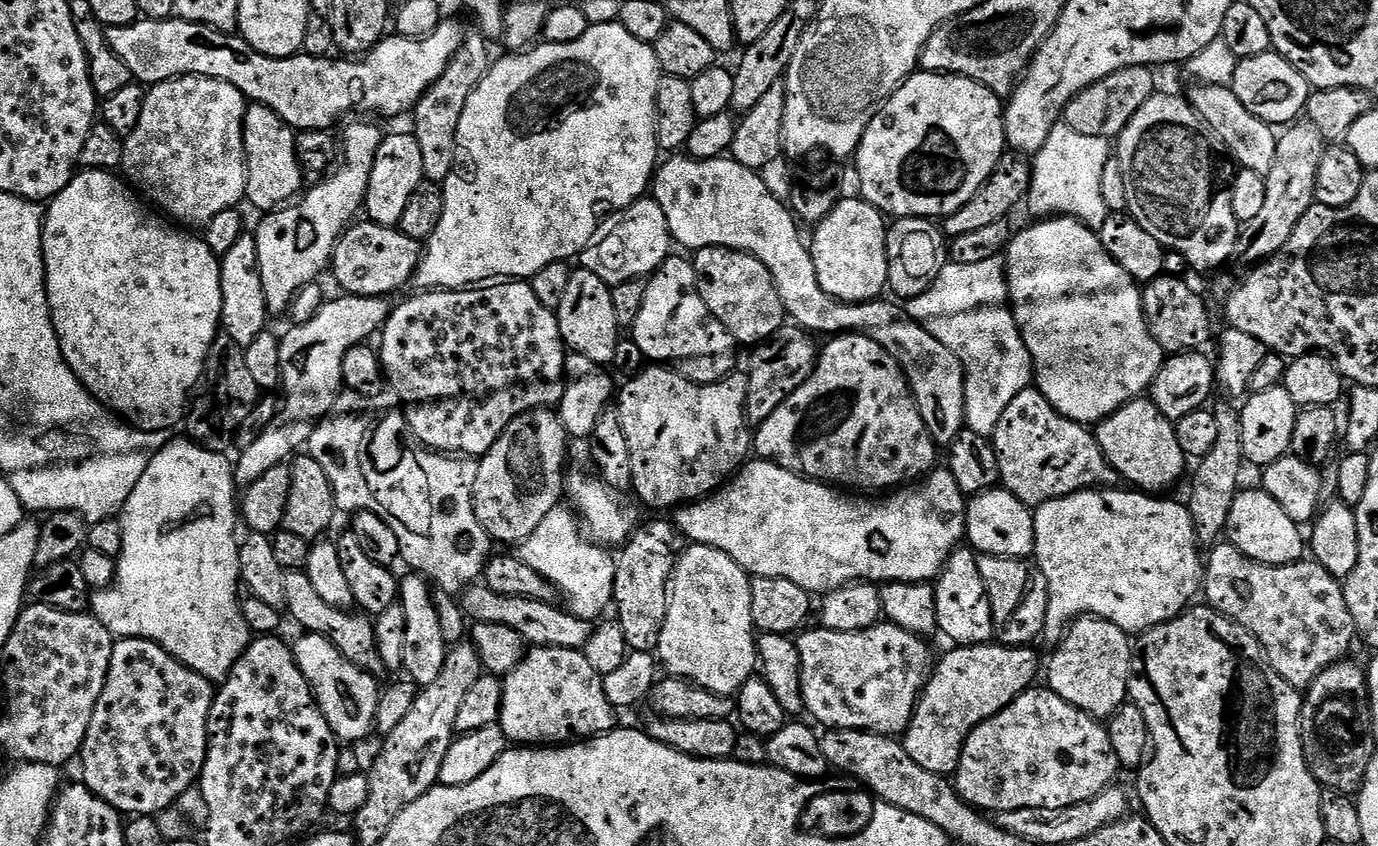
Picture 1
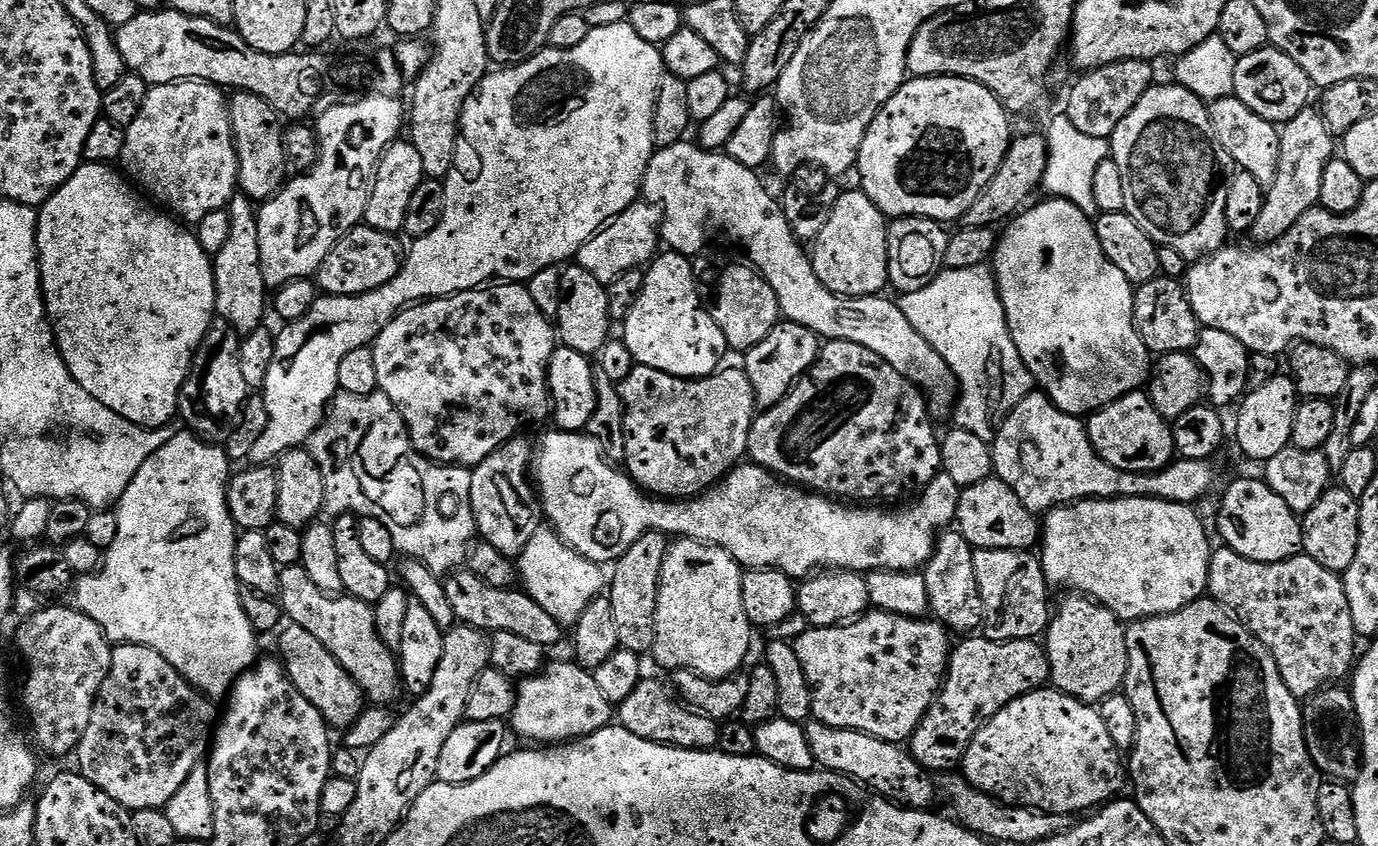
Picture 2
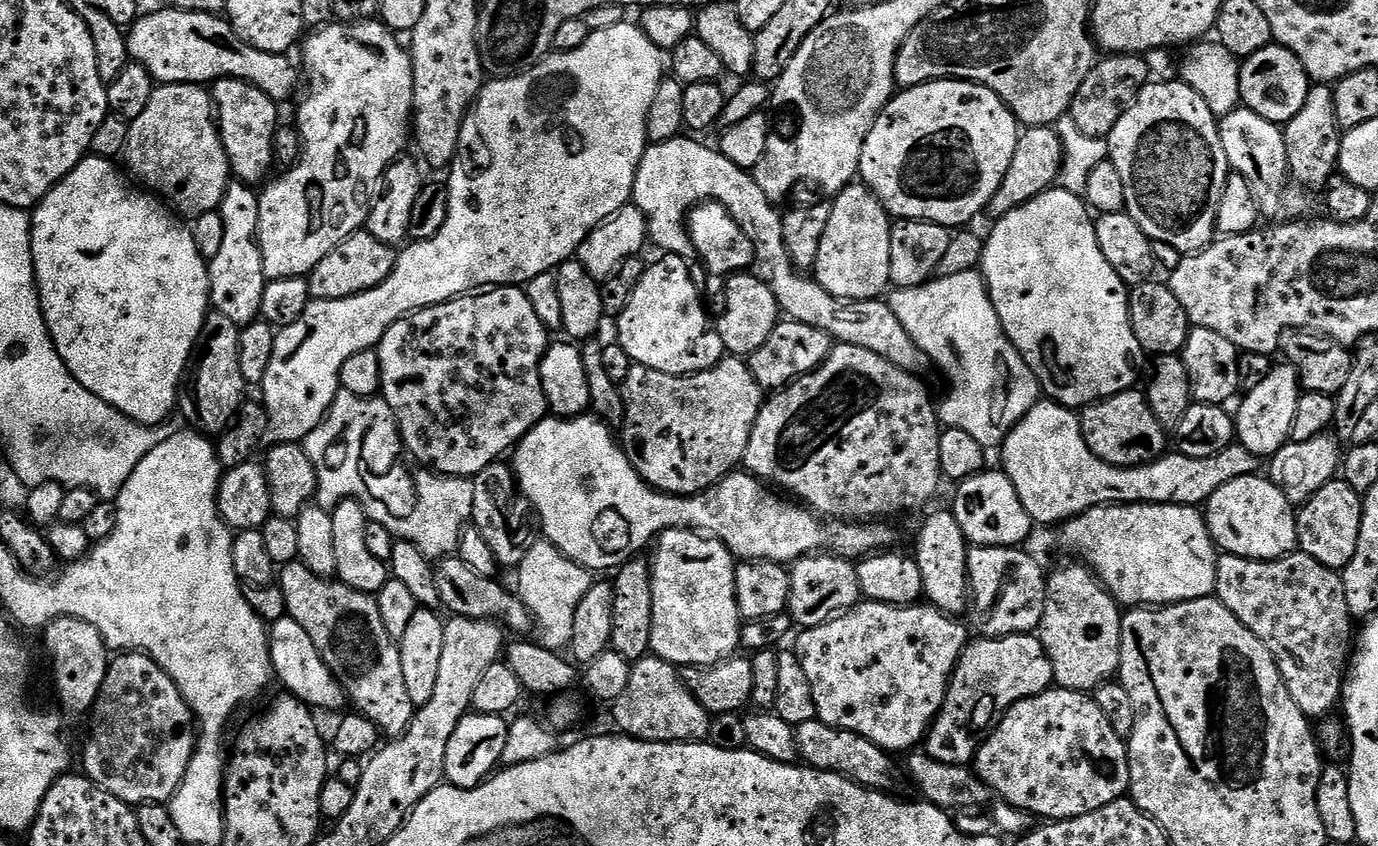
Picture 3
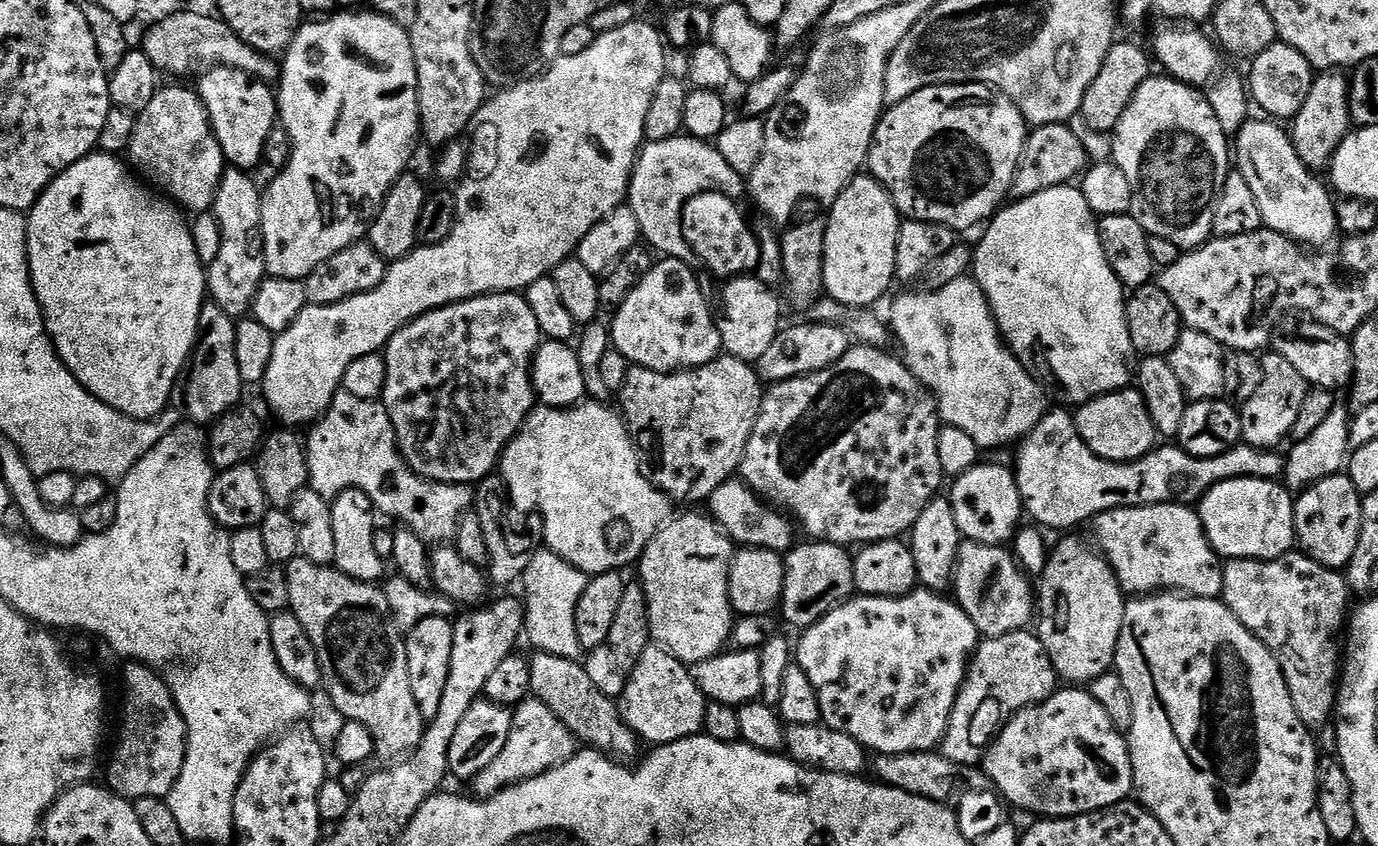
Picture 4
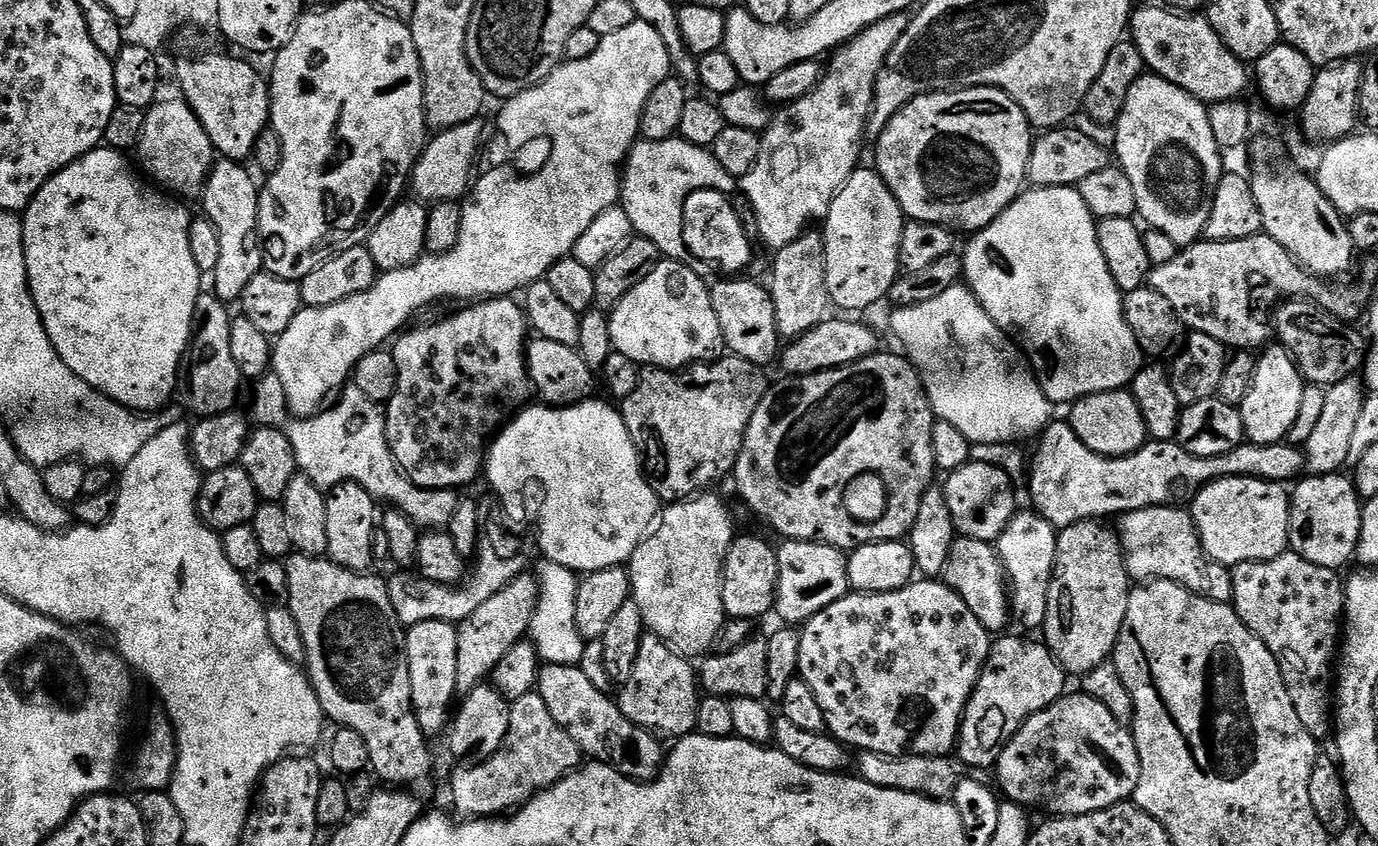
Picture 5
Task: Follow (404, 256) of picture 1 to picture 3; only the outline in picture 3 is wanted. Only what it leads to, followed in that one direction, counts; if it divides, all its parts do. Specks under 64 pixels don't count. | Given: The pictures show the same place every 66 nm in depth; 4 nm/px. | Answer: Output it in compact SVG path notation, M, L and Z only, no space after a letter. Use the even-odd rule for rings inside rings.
M367 230L355 232L334 246L334 250L330 250L330 254L326 254L326 258L322 258L322 262L318 262L318 266L308 273L306 279L313 301L350 298L374 290L394 270L397 255L393 245L378 242L378 238L374 238L374 234Z

